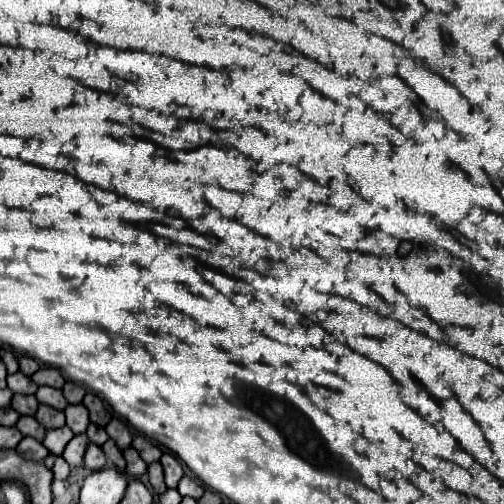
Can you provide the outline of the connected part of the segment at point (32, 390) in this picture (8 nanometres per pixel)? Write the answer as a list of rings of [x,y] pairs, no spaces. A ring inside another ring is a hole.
[[[22,372],[8,376],[8,388],[14,394],[36,394],[36,390],[38,390],[38,386],[28,376],[24,376]]]

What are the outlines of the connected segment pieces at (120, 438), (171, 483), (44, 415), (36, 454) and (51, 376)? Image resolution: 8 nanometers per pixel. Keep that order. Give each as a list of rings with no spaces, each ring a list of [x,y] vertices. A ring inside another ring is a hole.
[[[118,418],[110,420],[110,424],[106,426],[106,432],[108,432],[108,436],[118,444],[118,448],[122,448],[122,450],[132,444],[132,436],[130,436],[128,426],[126,426],[122,420],[118,420]]]
[[[164,454],[164,456],[160,458],[160,464],[162,464],[162,468],[164,468],[166,486],[168,486],[168,488],[176,488],[178,482],[180,482],[180,478],[184,476],[180,462],[178,462],[172,454]]]
[[[40,406],[36,412],[36,420],[46,428],[46,430],[54,430],[54,428],[62,428],[64,426],[64,412],[54,410],[50,406]]]
[[[22,438],[16,452],[24,458],[24,460],[34,460],[34,462],[42,462],[50,452],[44,448],[44,444],[40,444],[34,438]]]
[[[40,368],[32,380],[38,384],[38,386],[54,386],[54,388],[62,388],[64,386],[64,378],[62,374],[56,370],[56,368]]]

